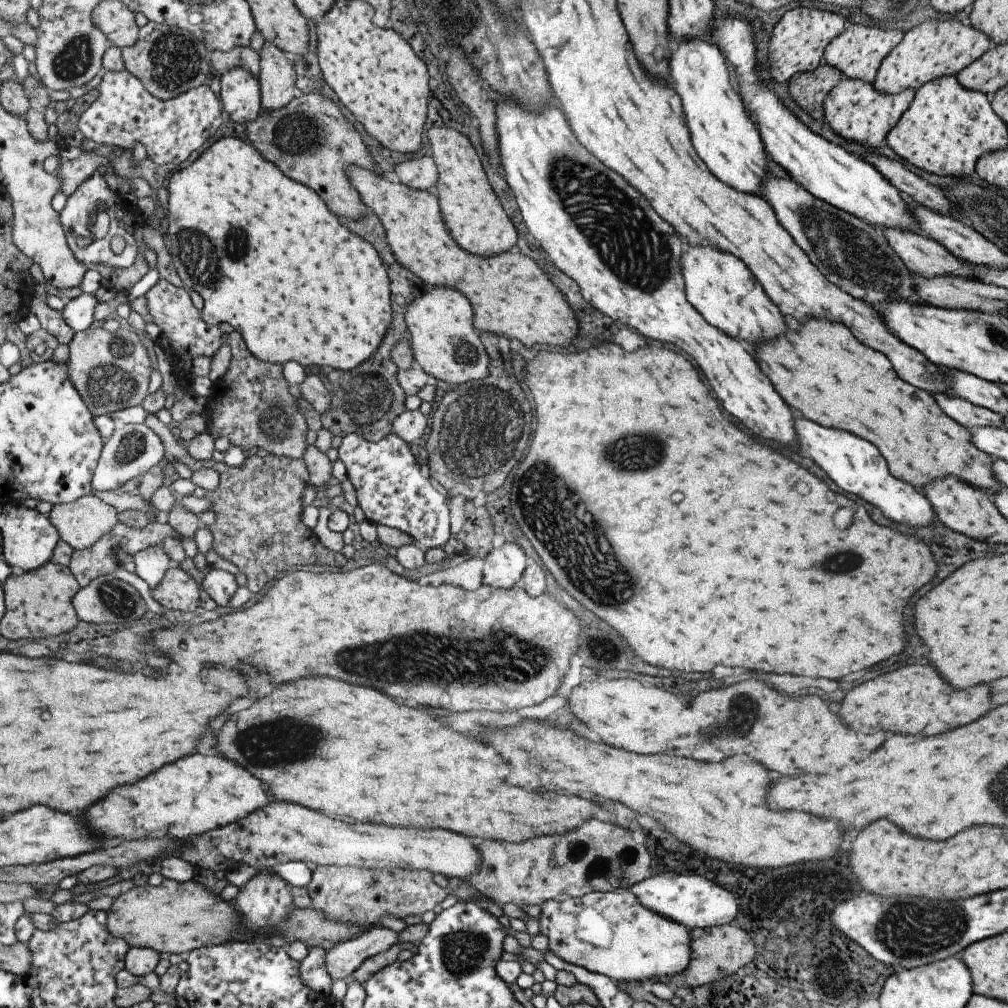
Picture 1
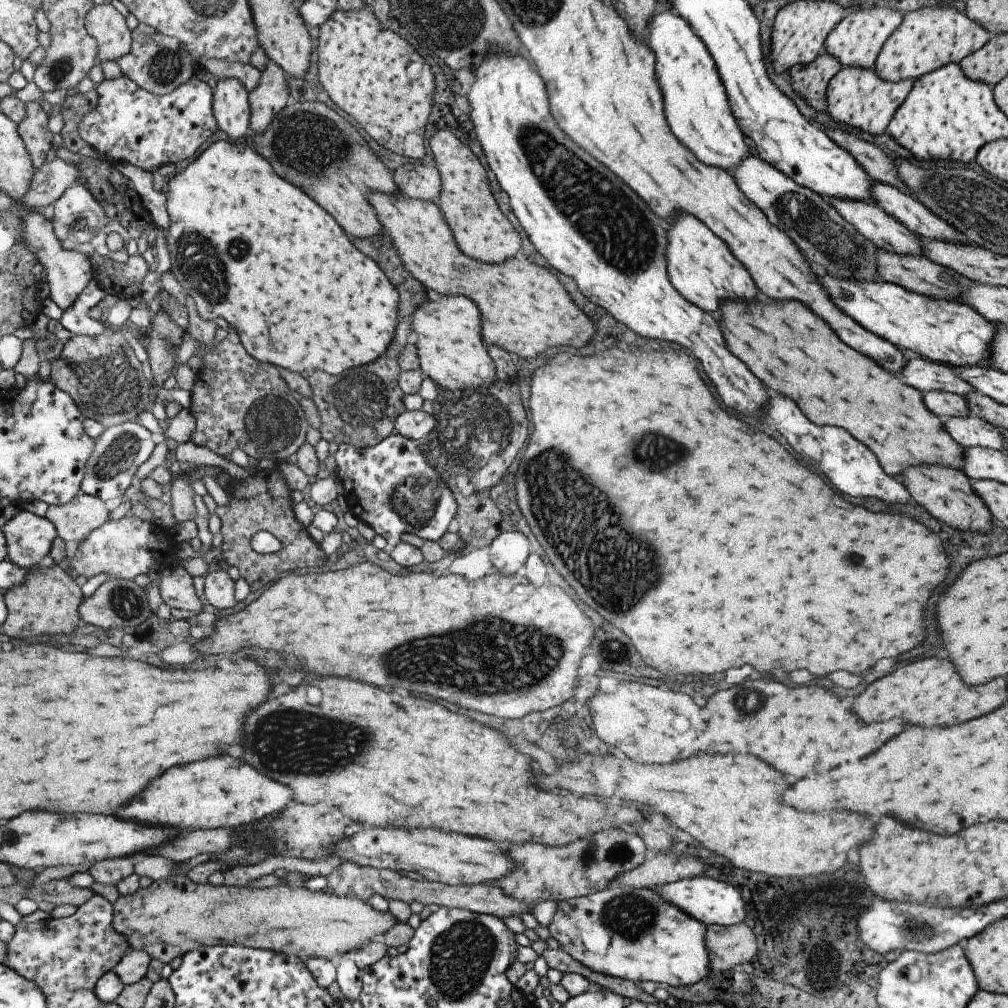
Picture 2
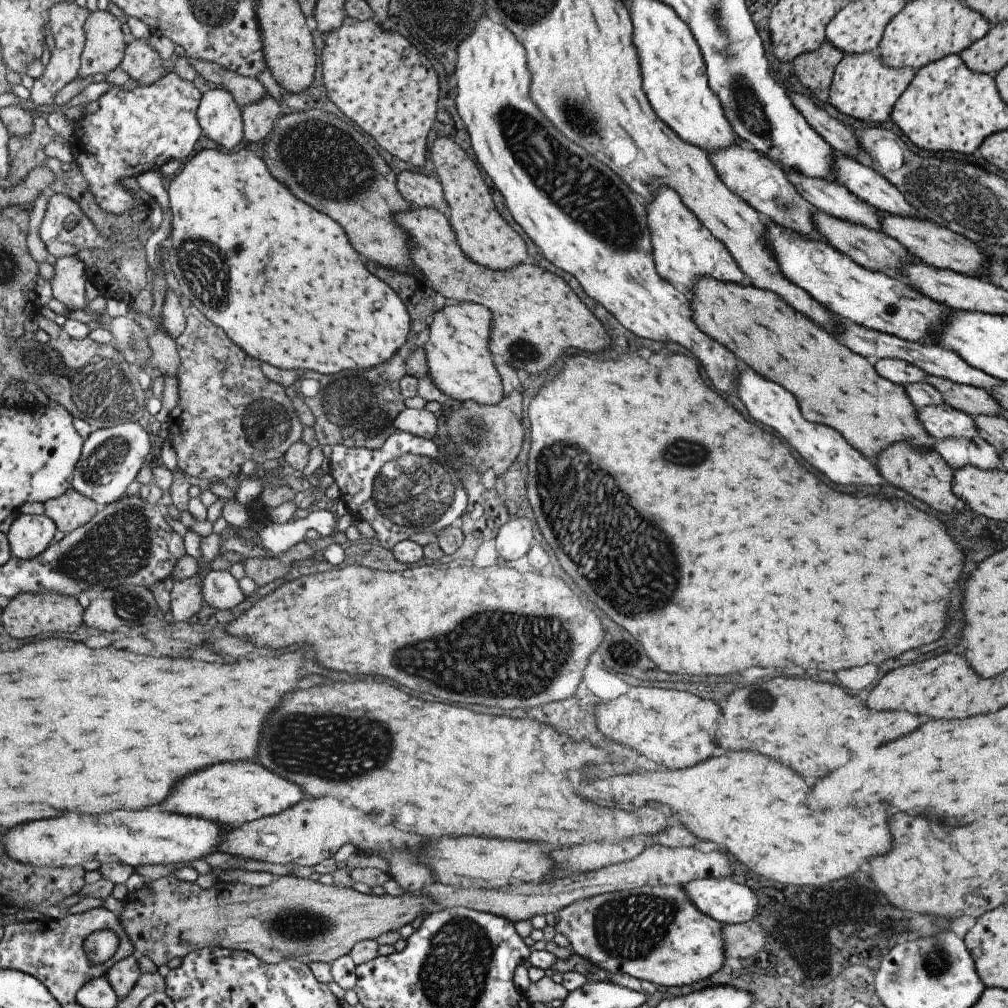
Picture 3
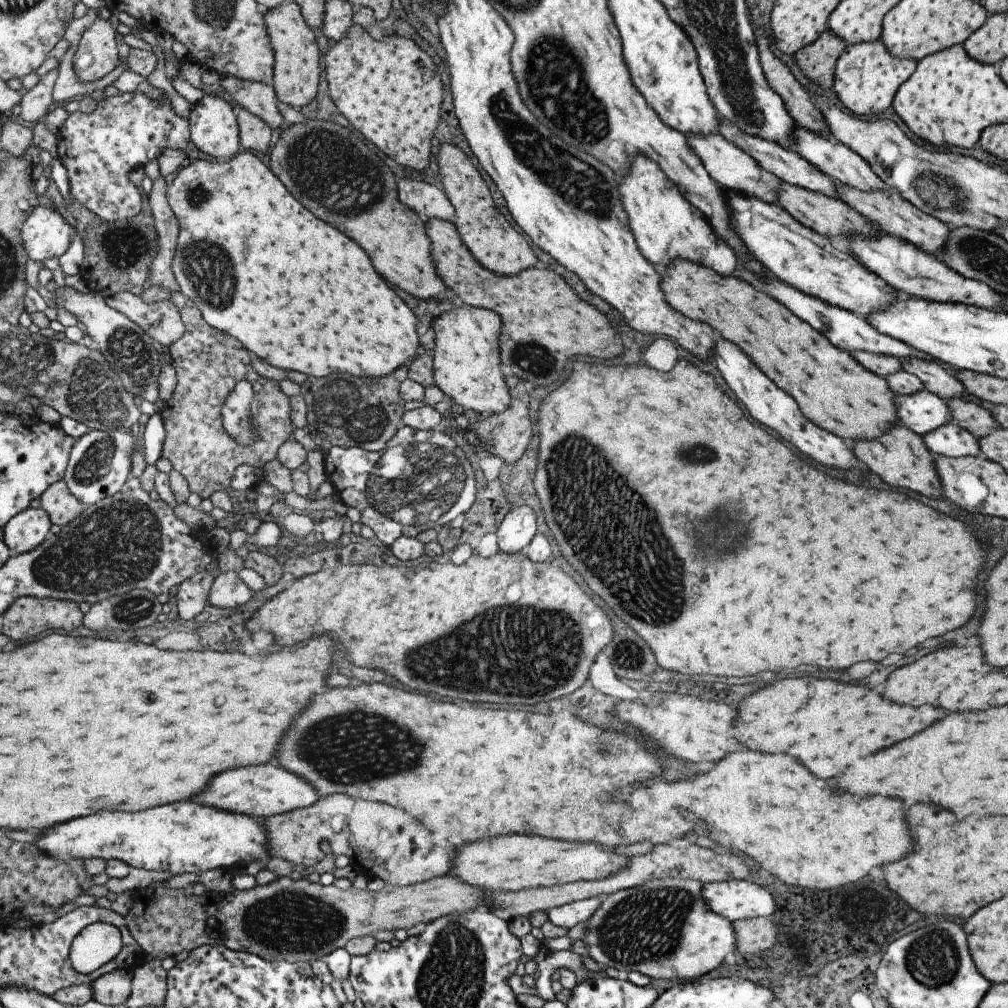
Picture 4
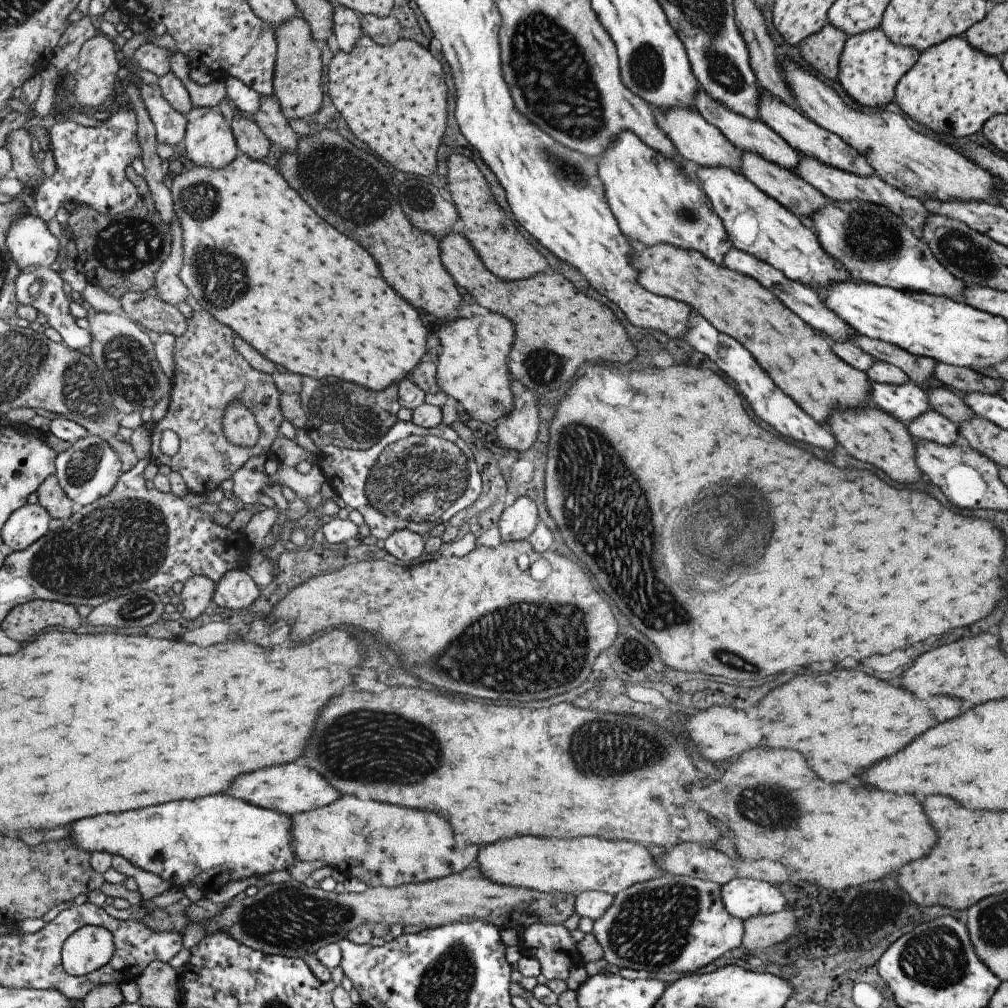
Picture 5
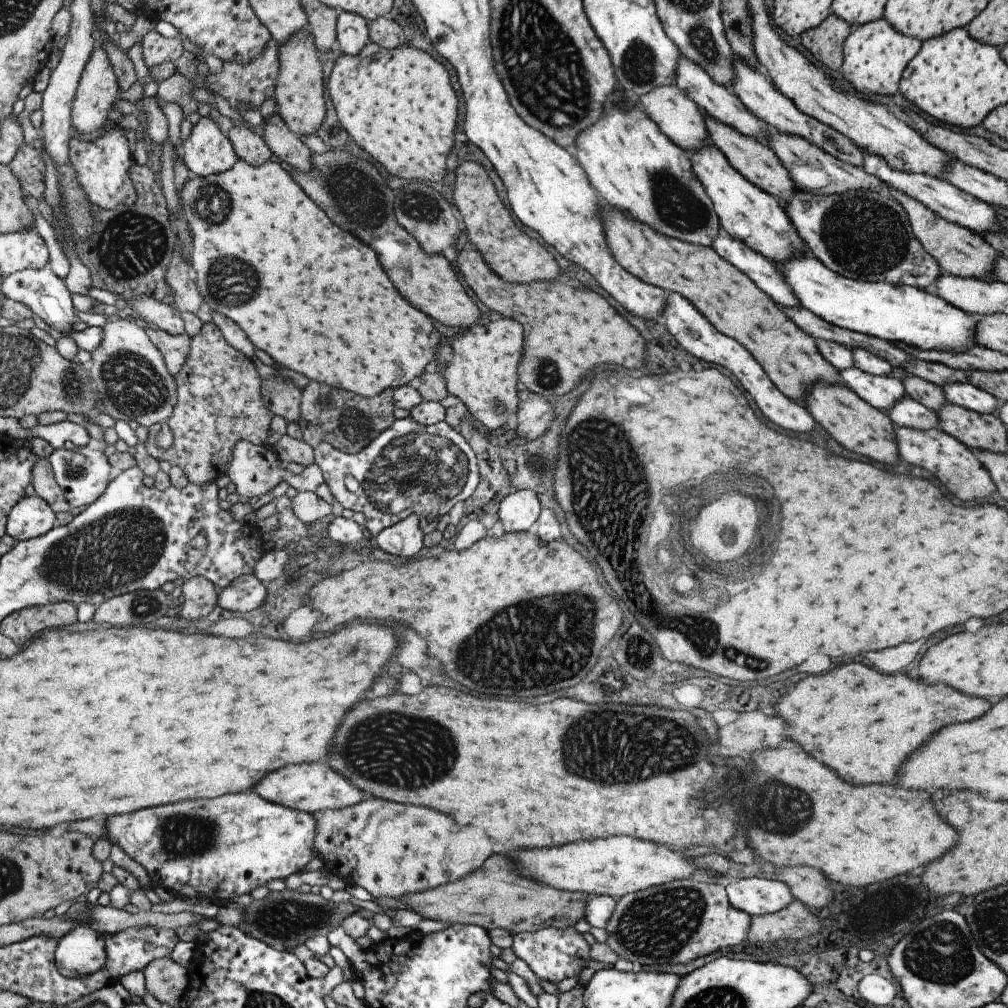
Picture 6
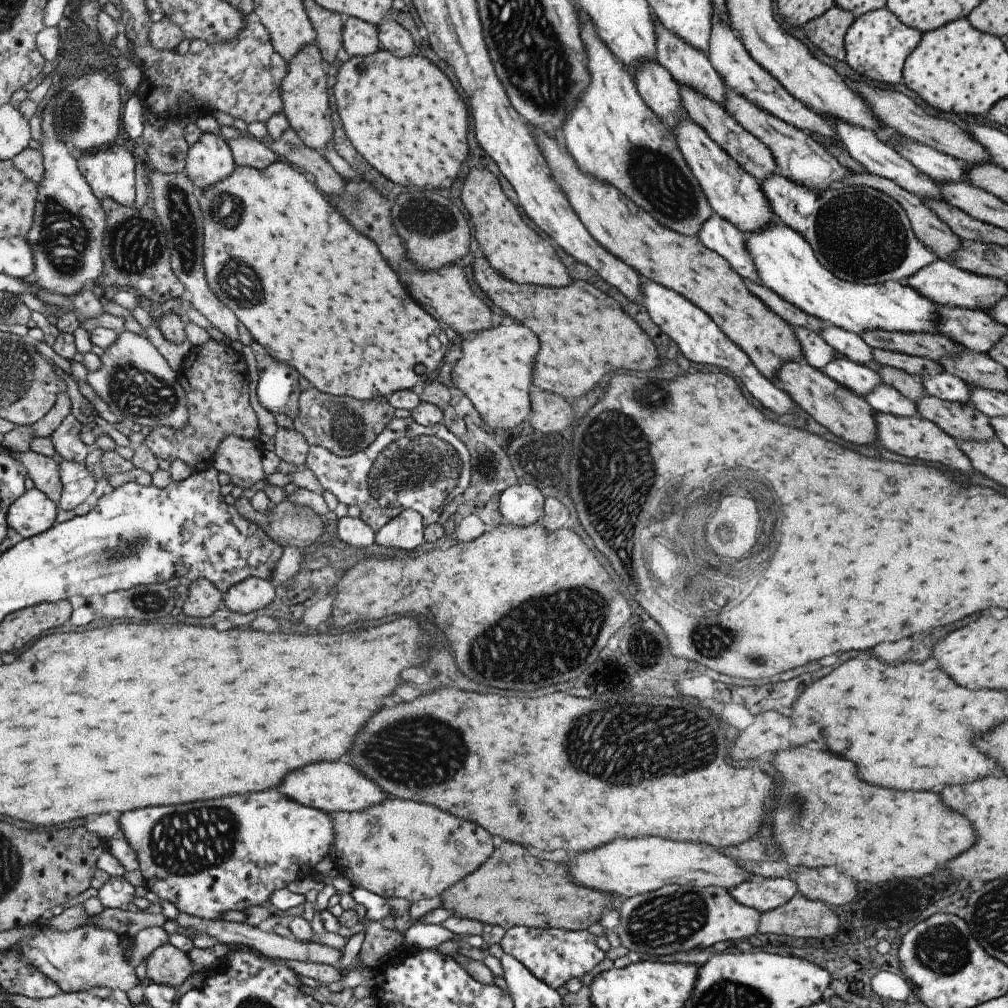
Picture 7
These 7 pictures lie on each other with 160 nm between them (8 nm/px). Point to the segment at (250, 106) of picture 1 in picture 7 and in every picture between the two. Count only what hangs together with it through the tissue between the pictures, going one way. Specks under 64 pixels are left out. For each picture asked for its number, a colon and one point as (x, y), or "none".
2: (230, 108)
3: (218, 115)
4: (212, 124)
5: (208, 141)
6: (205, 151)
7: (209, 159)

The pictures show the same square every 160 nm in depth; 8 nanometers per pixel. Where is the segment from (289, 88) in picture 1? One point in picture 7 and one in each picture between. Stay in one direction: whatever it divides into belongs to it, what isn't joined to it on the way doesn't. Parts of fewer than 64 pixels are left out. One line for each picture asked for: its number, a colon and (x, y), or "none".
2: (271, 94)
3: (258, 117)
4: (254, 134)
5: (249, 139)
6: (250, 147)
7: (247, 151)

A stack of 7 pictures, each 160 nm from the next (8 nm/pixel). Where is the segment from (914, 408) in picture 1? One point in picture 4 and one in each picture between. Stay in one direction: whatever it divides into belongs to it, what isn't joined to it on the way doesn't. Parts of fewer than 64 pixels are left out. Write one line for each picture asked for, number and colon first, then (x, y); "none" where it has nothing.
2: (791, 351)
3: (832, 385)
4: (832, 390)

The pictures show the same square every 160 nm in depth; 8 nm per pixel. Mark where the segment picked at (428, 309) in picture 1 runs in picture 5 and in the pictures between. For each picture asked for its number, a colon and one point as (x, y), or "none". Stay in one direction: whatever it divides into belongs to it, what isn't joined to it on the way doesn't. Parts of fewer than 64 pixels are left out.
2: (446, 333)
3: (459, 363)
4: (466, 366)
5: (471, 367)

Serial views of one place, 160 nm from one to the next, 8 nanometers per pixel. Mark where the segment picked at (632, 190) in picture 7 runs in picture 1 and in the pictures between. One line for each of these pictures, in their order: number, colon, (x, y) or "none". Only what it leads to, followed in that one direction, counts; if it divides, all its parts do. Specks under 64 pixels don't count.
1: (722, 290)
2: (701, 267)
3: (683, 250)
4: (665, 226)
5: (653, 201)
6: (638, 171)

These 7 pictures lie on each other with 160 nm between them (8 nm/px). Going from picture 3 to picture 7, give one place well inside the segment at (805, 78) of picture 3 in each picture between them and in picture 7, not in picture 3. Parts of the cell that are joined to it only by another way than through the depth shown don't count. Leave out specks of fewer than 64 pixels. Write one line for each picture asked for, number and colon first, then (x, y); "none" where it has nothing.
4: (816, 60)
5: (821, 50)
6: (824, 42)
7: (826, 32)

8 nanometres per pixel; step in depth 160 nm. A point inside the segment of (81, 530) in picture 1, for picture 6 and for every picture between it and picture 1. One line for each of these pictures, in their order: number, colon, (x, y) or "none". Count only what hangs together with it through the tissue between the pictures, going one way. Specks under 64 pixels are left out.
2: (74, 520)
3: (70, 510)
4: (61, 507)
5: (50, 495)
6: (42, 479)

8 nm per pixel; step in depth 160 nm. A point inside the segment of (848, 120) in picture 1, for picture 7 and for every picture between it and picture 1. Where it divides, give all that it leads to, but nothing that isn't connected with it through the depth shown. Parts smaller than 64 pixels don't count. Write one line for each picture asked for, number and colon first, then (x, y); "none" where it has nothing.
2: (857, 97)
3: (861, 87)
4: (866, 76)
5: (869, 66)
6: (874, 55)
7: (876, 44)

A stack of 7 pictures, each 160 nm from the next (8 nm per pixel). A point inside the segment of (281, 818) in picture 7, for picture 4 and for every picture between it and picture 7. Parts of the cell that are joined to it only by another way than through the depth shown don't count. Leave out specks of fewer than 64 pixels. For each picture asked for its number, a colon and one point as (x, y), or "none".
4: (186, 837)
5: (234, 839)
6: (209, 850)

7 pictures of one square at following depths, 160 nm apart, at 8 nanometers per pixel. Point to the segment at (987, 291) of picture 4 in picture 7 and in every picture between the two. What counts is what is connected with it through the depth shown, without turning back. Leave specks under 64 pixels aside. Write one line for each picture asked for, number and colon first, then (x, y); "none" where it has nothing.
5: (875, 247)
6: (864, 235)
7: (859, 234)

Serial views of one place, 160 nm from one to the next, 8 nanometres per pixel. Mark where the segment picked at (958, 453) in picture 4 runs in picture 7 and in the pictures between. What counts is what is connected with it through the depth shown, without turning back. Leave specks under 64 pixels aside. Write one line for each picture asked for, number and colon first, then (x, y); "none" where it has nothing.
5: (929, 426)
6: (906, 412)
7: (882, 399)

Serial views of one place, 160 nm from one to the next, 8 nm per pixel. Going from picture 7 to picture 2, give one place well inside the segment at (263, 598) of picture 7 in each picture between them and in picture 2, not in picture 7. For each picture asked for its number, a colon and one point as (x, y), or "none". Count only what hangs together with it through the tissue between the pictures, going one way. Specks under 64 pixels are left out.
2: (218, 588)
3: (219, 589)
4: (227, 590)
5: (234, 590)
6: (245, 592)

